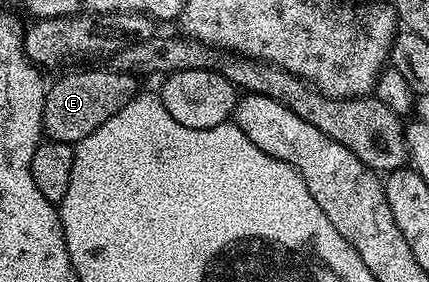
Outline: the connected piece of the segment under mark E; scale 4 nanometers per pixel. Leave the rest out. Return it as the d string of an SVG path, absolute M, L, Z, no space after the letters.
M111 68L81 69L78 73L69 73L48 86L43 107L41 128L50 141L62 141L68 145L87 139L91 131L103 127L115 111L122 109L137 96L138 78L132 73L116 73Z

